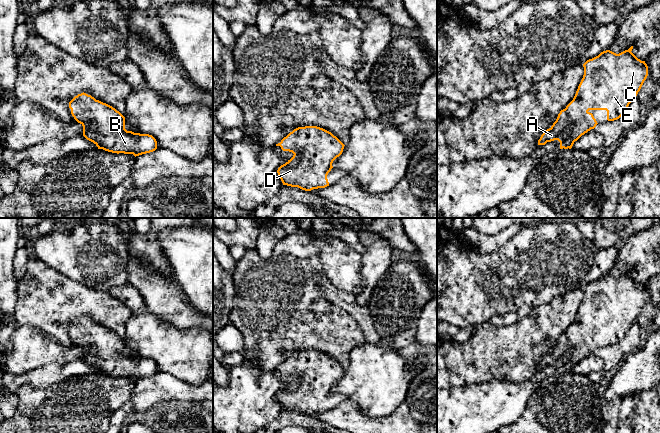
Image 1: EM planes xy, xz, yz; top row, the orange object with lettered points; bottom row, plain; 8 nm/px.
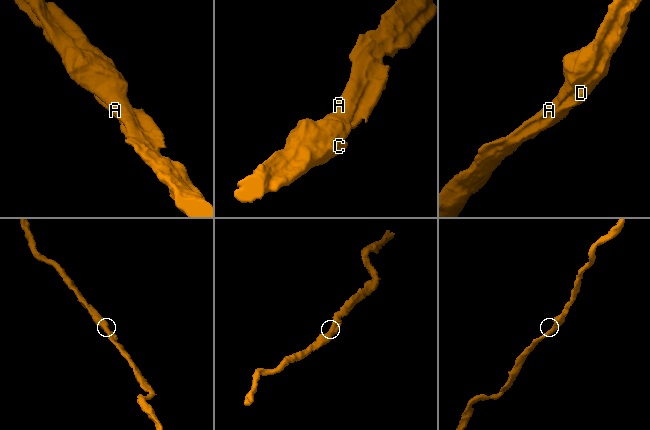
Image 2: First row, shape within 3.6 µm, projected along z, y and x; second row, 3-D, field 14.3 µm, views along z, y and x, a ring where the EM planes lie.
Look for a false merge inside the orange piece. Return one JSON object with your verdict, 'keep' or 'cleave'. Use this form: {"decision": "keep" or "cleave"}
{"decision": "keep"}

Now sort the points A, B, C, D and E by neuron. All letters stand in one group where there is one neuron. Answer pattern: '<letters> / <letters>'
A B C D E

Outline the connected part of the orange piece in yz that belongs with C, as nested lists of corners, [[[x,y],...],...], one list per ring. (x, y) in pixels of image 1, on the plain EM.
[[[633,270],[619,278],[606,274],[583,288],[584,299],[573,324],[560,335],[553,349],[543,356],[538,369],[558,364],[560,373],[571,373],[575,365],[598,348],[590,334],[606,334],[608,345],[623,339],[648,300],[647,288],[638,283],[632,273]]]

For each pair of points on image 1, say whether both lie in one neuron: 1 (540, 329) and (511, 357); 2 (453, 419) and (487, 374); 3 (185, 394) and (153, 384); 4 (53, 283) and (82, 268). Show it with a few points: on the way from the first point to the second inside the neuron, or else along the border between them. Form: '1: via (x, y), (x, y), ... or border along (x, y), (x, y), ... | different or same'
1: via (533, 336), (518, 350) | same
2: border along (503, 380), (457, 387) | different
3: via (177, 390), (161, 387) | same
4: border along (46, 264), (87, 287) | different

